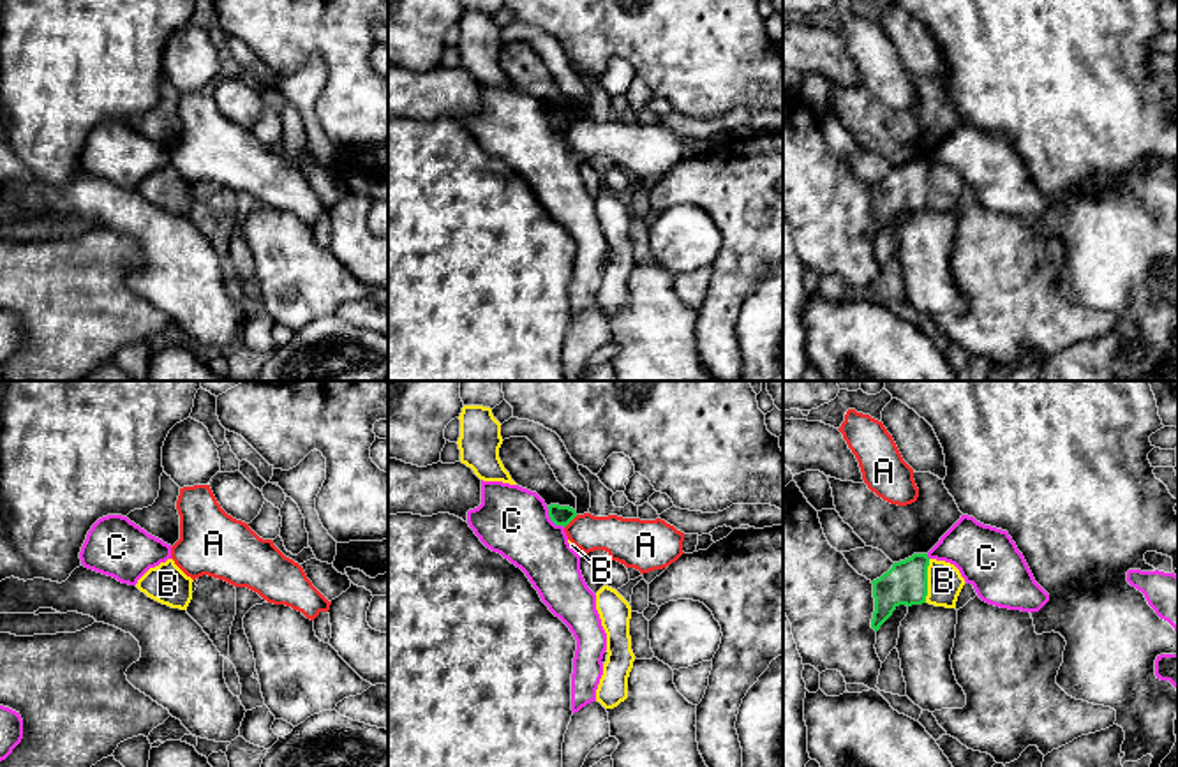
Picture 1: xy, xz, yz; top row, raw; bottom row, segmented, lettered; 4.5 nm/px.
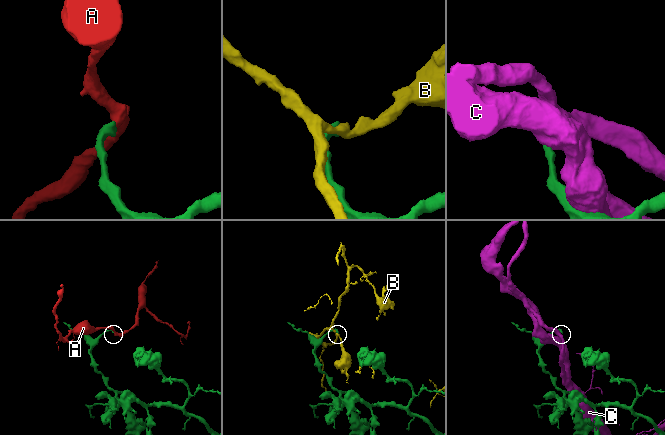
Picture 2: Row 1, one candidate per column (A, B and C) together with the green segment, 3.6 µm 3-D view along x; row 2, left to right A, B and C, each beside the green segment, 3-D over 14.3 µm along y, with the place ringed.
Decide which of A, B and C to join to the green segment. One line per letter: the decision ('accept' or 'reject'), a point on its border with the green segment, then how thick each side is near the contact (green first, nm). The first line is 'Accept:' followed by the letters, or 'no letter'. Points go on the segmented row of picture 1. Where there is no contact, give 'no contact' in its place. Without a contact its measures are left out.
Accept: no letter
A: reject; meets green in xz at (570, 521); 100 nm thick on the green side, 180 nm on the other
B: reject; meets green in yz at (926, 580); 190 nm thick on the green side, 160 nm on the other
C: reject; meets green in xz at (551, 519); 100 nm thick on the green side, 320 nm on the other

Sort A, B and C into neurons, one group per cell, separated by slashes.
A / B / C

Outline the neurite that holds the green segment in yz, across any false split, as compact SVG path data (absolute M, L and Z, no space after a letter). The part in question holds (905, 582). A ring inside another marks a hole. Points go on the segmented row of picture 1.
M928 554L894 562L880 578L873 580L875 612L871 628L875 631L892 615L899 605L922 605L928 596Z

